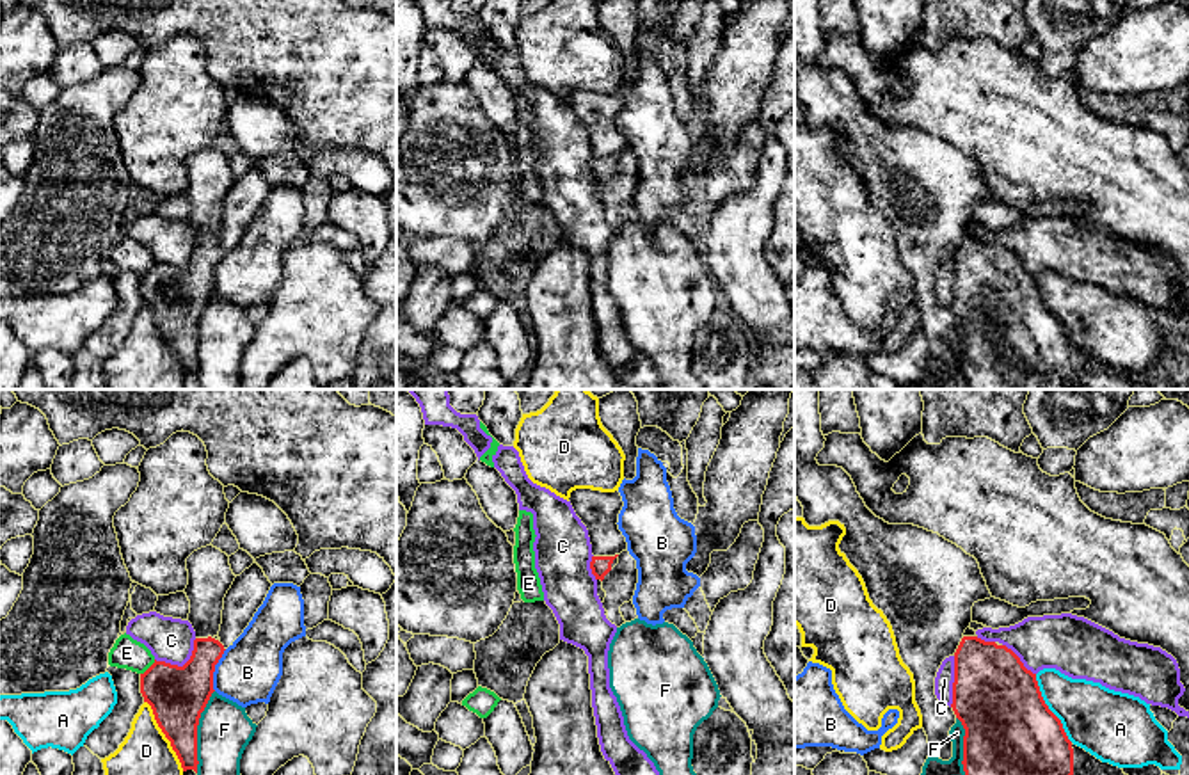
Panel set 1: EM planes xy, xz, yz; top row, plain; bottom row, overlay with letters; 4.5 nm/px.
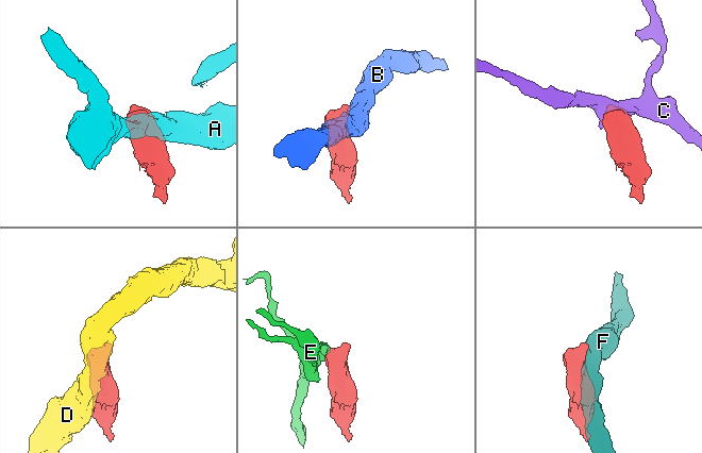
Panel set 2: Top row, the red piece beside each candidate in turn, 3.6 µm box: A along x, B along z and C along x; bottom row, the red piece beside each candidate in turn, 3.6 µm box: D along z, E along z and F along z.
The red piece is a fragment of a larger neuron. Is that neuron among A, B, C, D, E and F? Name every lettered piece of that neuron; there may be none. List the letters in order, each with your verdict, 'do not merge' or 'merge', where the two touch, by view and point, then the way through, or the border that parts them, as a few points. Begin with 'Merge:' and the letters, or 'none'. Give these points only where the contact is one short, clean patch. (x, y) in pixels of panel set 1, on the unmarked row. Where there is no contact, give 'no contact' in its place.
Merge: none
A: do not merge; contact yz (1047, 310)
B: do not merge; contact xy (214, 272); border xy (226, 251), (215, 267), (214, 292)
C: do not merge; contact xy (183, 267)
D: do not merge; contact xy (166, 338)
E: do not merge; contact xy (150, 269); border xy (155, 262), (141, 276)
F: do not merge; contact xy (196, 333)

